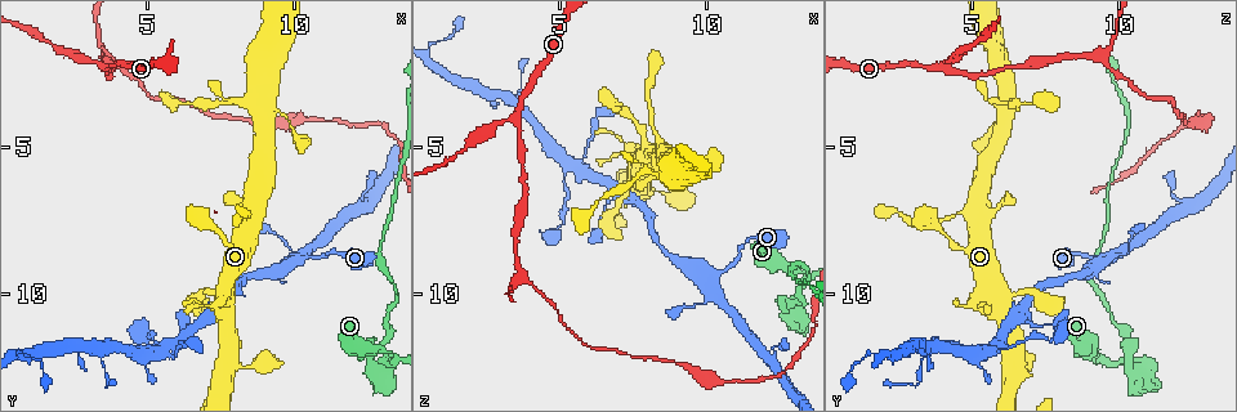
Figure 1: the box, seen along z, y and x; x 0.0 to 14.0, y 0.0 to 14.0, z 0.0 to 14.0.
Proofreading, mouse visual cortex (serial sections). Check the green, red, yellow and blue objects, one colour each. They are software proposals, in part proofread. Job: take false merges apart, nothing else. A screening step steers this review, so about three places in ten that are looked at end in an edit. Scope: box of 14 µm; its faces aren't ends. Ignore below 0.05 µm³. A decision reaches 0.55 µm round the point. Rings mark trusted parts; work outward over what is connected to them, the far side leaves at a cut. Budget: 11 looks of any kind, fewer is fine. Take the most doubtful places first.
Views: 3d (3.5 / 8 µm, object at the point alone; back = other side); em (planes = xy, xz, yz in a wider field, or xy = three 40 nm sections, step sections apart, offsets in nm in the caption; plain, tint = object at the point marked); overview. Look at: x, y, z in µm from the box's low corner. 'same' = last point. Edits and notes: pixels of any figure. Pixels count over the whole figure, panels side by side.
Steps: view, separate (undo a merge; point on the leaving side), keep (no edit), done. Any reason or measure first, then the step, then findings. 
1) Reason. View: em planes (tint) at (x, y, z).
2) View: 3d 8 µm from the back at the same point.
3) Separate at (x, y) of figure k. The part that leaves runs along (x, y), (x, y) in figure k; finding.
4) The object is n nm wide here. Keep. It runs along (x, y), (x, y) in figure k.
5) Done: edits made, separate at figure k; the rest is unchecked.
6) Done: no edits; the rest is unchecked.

Sharp bend. View: 3d 8 µm from the back at (13.4, 12.0, 9.4).

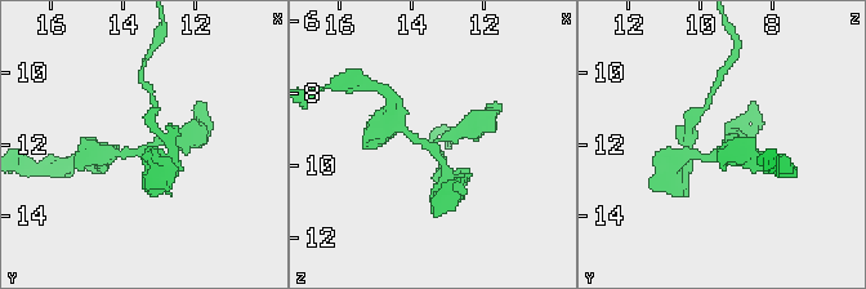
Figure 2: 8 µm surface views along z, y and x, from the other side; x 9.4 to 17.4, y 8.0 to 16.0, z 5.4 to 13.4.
Shape alone is not enough. View: em xy step 5 (tint) at (13.4, 12.1, 9.3).

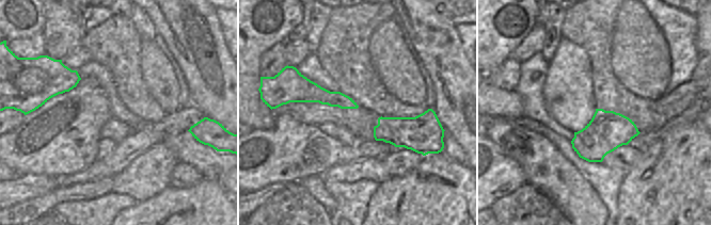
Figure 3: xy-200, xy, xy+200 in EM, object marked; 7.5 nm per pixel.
Keep. It runs along (467, 130), (431, 146), (443, 170) in figure 2; one cell here.

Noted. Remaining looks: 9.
Three arms meet. View: 3d 8 µm at (3.5, 2.3, 4.1).

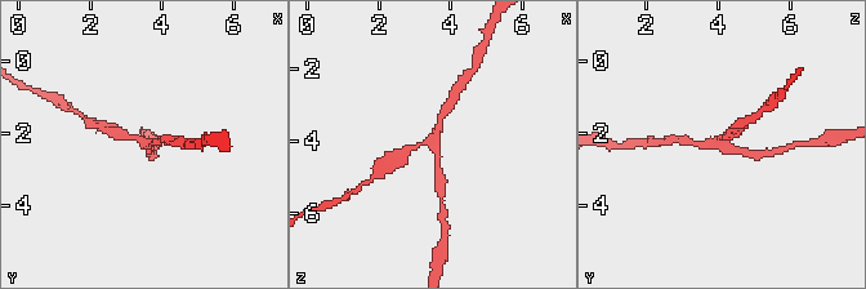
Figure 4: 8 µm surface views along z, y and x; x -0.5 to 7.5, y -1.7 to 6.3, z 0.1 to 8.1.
Zoom in. View: 3d 3.5 µm at (3.6, 2.3, 4.0).

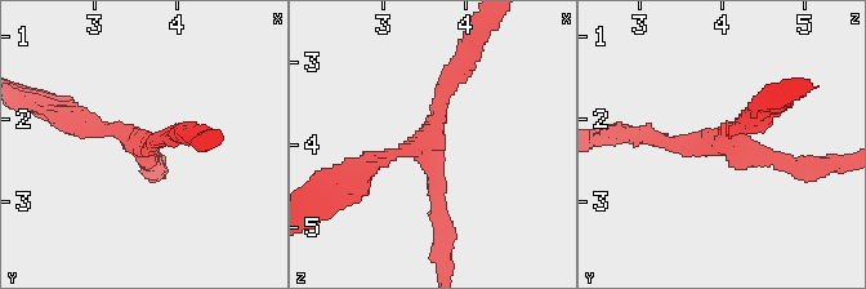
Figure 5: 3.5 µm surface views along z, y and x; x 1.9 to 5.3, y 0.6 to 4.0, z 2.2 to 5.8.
3 arms meet here; the arms are 150, 200, 200 nm wide; shape alone is not enough. View: em xy step 1 (tint) at (3.50, 2.30, 4.00).

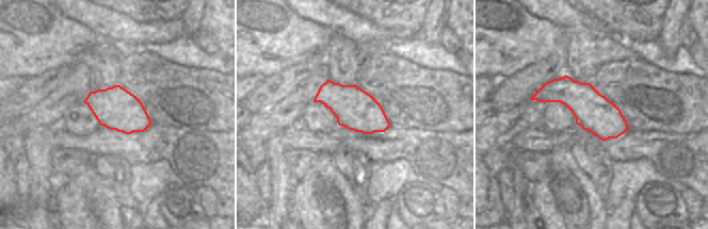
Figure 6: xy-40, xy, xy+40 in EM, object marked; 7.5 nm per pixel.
Keep. It runs along (650, 134), (799, 167) in figure 5; continuous, no second cell.

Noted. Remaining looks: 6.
Four arms meet. View: 3d 8 µm at (10.2, 8.9, 9.4).

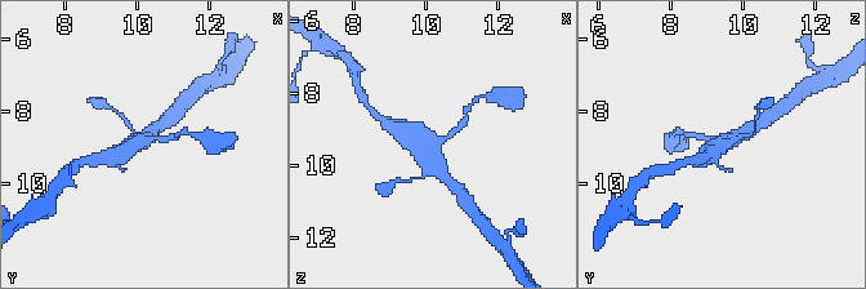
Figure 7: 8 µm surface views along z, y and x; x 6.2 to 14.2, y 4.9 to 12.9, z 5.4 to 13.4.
4 arms meet here; the arms are 150, 200, 400, 450 nm wide. View: em xy step 3 (tint) at (10.3, 8.8, 9.3).

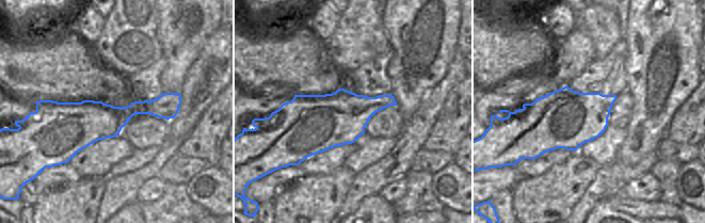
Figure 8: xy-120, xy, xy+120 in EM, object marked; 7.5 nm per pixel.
Keep. It runs along (178, 97), (123, 115), (45, 111) in figure 8; all the same cell.

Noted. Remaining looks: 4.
Sharp bend. View: 3d 3.5 µm at (5.4, 11.9, 5.7).

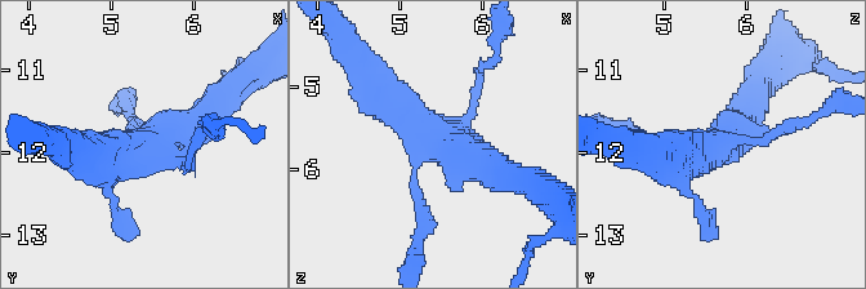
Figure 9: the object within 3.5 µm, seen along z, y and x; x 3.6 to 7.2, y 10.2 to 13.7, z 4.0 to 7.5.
4 arms meet here; the arms are 100, 150, 400, 450 nm wide; need the tissue. View: em planes (tint) at (5.45, 11.90, 5.65).

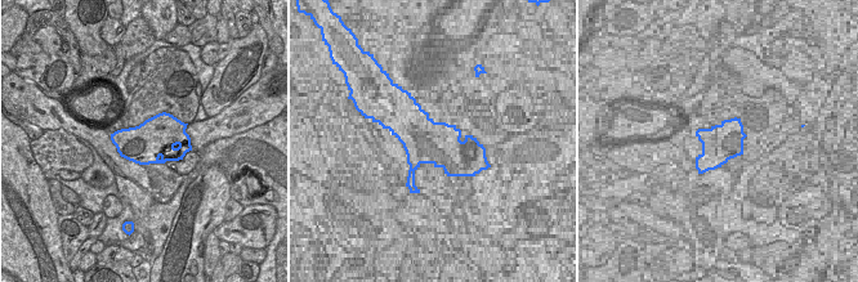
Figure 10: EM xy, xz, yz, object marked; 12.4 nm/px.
Keep. It runs along (504, 174), (424, 134), (373, 84) in figure 9; one cell here.

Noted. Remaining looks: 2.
Done: no edits; the rest is unchecked.

